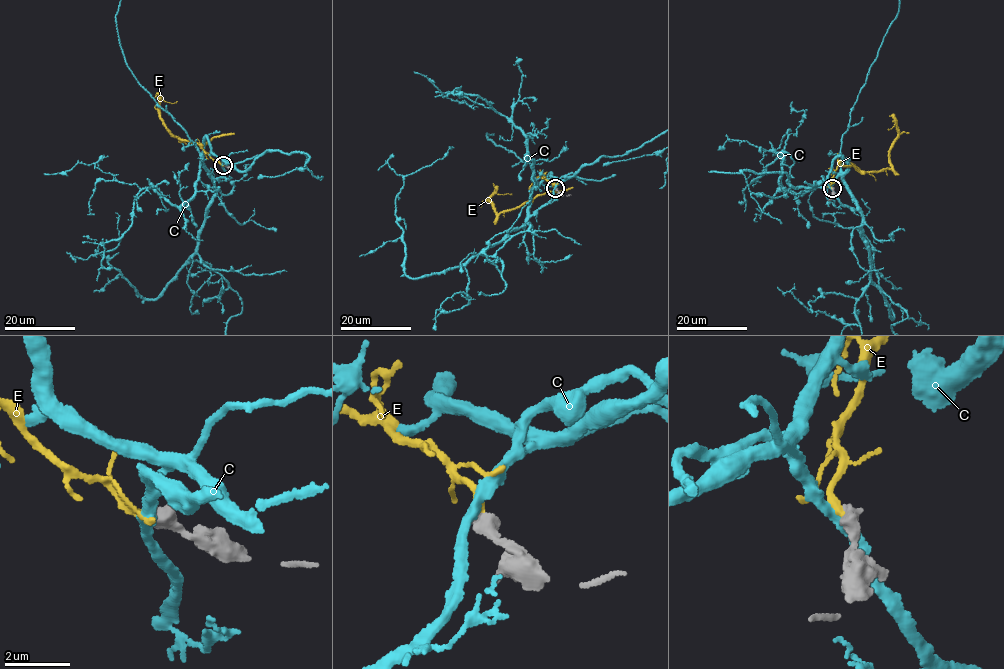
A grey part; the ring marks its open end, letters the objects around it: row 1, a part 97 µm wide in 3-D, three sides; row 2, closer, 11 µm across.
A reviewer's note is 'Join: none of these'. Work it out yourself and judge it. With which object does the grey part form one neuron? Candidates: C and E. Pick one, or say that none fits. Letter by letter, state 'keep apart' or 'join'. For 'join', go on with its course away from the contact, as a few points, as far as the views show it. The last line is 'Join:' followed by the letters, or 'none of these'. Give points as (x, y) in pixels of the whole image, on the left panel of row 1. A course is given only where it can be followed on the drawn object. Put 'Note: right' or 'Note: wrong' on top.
Note: wrong
C: keep apart
E: join | via (222, 165), (196, 143), (201, 144), (178, 139), (163, 122), (159, 111), (161, 100), (177, 101)
Join: E

